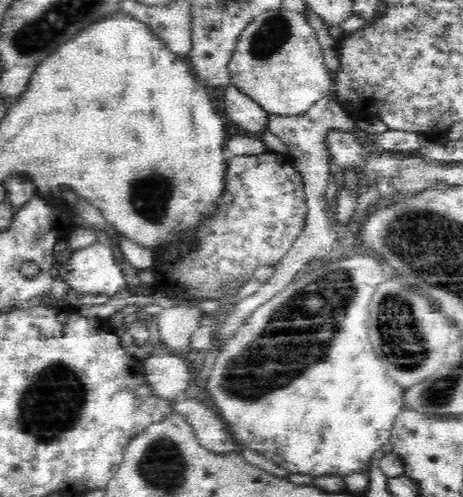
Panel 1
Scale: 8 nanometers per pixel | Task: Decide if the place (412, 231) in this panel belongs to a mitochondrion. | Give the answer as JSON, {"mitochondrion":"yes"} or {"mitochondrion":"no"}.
{"mitochondrion":"yes"}

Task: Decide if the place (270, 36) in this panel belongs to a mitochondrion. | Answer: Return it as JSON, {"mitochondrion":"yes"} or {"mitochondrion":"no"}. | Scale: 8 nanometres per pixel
{"mitochondrion":"yes"}

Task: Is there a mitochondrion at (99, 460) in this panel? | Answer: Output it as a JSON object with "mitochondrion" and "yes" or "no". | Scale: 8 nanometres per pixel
{"mitochondrion":"no"}

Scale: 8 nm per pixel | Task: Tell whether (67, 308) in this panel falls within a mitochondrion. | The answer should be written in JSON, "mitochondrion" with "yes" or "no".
{"mitochondrion":"no"}

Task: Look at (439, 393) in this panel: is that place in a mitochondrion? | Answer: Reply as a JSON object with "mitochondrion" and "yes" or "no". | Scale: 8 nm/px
{"mitochondrion":"yes"}

